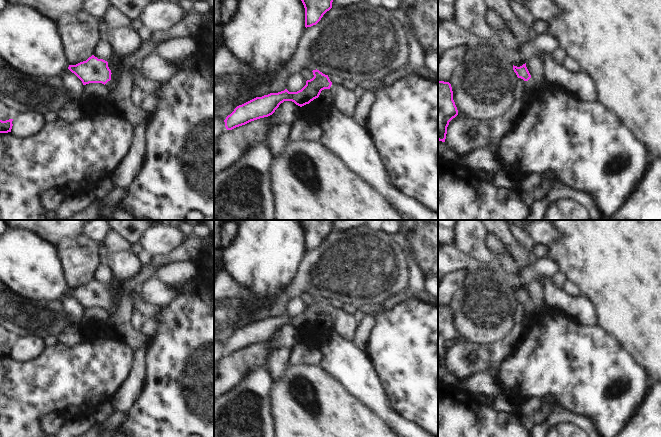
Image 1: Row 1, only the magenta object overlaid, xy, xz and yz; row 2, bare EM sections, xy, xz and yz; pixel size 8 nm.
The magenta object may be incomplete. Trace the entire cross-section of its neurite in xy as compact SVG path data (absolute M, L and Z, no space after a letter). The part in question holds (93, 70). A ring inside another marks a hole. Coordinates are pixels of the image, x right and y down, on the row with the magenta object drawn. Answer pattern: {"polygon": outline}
{"polygon": "M94 55L89 57L86 61L80 62L76 65L69 65L68 69L74 73L83 83L102 83L110 90L116 86L116 83L110 85L111 70L108 67L108 62L103 59L98 59Z"}

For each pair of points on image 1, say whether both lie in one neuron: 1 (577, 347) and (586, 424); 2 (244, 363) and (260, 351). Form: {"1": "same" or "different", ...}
{"1": "different", "2": "same"}

